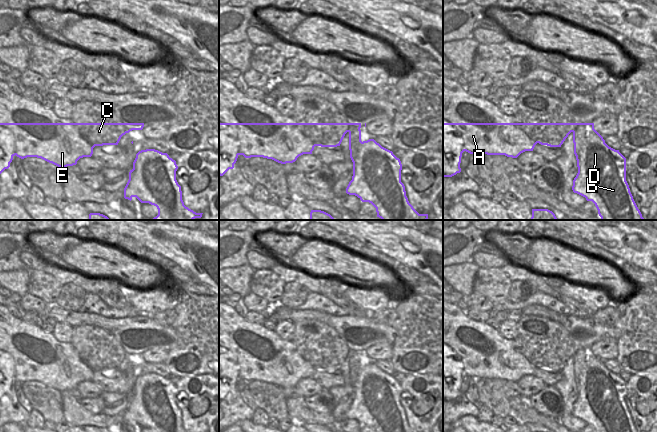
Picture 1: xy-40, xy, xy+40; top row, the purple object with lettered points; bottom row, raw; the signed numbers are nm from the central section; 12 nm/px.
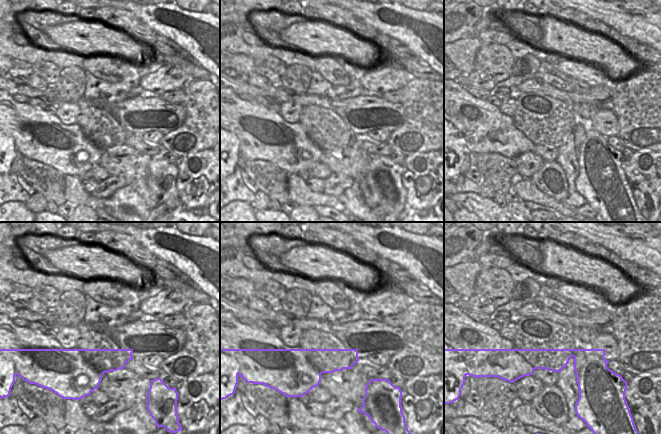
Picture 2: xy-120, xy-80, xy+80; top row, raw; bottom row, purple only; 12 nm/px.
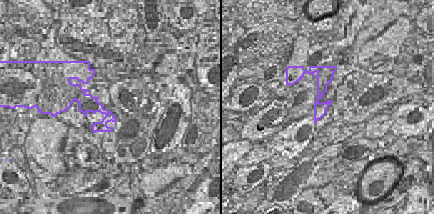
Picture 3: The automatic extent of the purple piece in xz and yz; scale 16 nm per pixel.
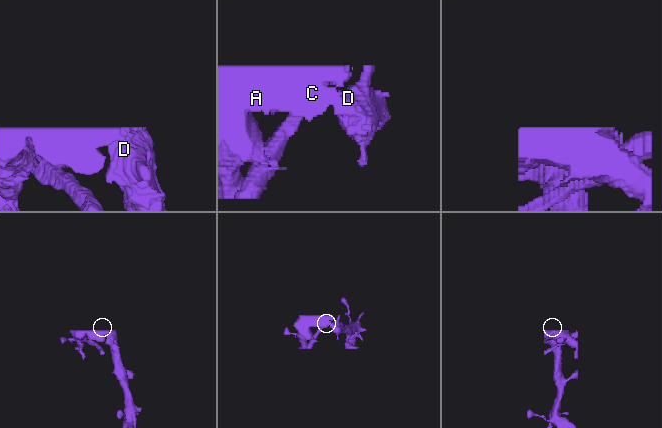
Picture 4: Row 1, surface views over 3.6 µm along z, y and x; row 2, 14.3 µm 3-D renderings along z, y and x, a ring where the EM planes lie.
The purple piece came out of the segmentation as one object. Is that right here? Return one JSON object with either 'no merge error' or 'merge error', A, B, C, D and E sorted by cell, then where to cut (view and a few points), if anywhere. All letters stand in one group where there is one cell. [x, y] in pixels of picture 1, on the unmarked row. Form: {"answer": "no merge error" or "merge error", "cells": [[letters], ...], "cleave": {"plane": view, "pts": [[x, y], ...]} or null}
{"answer": "merge error", "cells": [["A", "C", "E"], ["B", "D"]], "cleave": {"plane": "xy", "pts": [[356, 347], [349, 356]]}}

